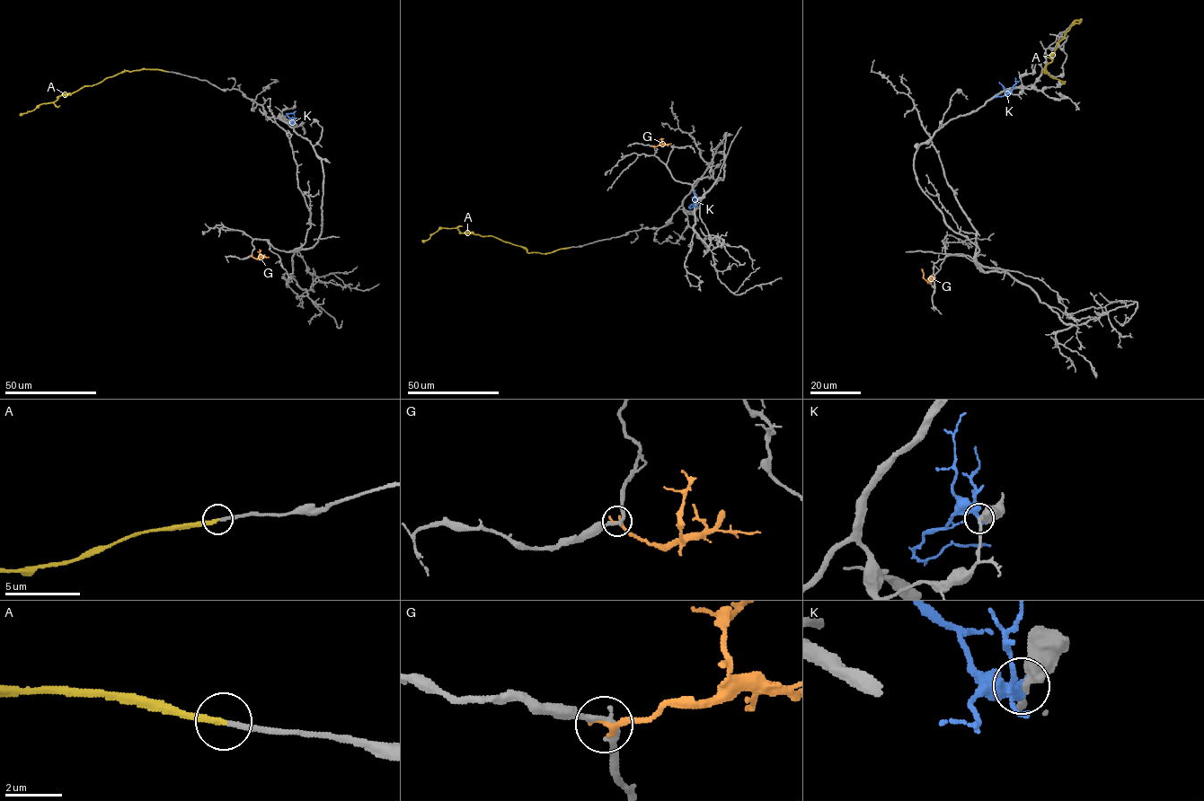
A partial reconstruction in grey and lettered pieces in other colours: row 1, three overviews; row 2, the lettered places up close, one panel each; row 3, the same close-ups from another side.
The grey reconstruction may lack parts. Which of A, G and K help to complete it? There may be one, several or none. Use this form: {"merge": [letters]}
{"merge": ["A"]}

